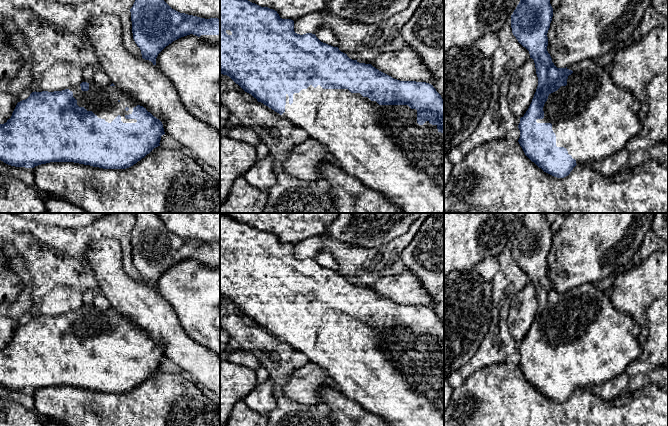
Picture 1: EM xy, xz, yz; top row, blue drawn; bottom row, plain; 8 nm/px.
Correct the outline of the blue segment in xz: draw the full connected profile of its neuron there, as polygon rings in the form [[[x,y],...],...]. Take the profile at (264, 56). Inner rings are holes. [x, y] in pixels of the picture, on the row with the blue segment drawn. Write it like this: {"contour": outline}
{"contour": [[[220,0],[220,74],[229,76],[236,84],[238,84],[245,92],[251,94],[258,102],[263,103],[275,112],[288,119],[294,126],[305,130],[309,134],[309,138],[316,140],[326,146],[329,153],[334,156],[335,164],[348,175],[357,178],[368,188],[380,192],[390,202],[398,205],[403,213],[444,213],[444,100],[436,91],[433,85],[426,82],[416,81],[400,81],[379,71],[371,64],[359,63],[357,60],[350,59],[347,54],[341,52],[338,47],[333,47],[321,42],[315,34],[306,33],[297,34],[294,31],[294,21],[291,19],[282,19],[277,11],[268,7],[261,7],[248,0]]]}

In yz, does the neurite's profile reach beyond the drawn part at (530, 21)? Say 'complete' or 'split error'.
split error

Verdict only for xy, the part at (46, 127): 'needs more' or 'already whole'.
needs more

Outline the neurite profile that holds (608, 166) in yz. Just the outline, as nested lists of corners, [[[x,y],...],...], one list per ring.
[[[624,148],[611,156],[592,162],[590,167],[602,175],[612,176],[628,167],[629,153]]]

